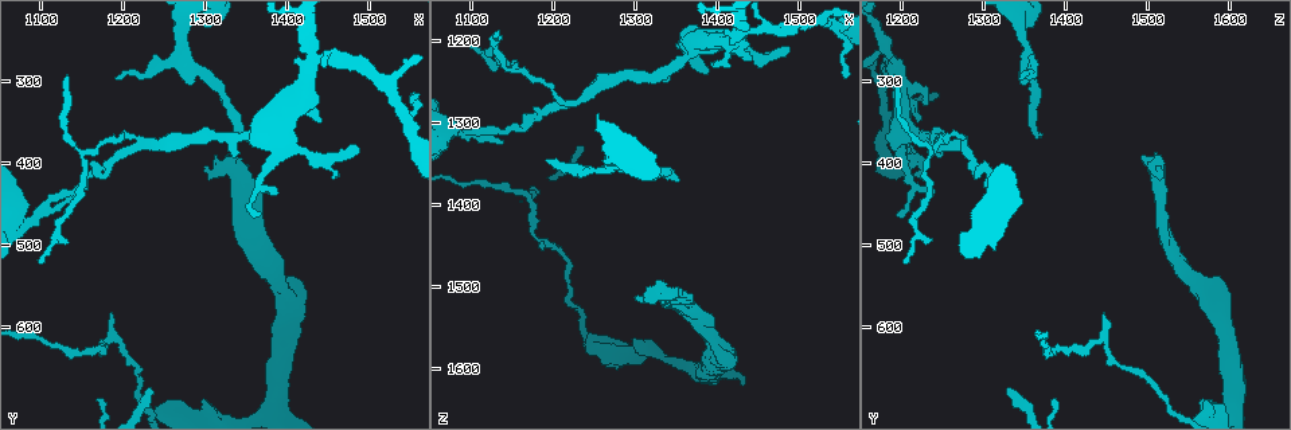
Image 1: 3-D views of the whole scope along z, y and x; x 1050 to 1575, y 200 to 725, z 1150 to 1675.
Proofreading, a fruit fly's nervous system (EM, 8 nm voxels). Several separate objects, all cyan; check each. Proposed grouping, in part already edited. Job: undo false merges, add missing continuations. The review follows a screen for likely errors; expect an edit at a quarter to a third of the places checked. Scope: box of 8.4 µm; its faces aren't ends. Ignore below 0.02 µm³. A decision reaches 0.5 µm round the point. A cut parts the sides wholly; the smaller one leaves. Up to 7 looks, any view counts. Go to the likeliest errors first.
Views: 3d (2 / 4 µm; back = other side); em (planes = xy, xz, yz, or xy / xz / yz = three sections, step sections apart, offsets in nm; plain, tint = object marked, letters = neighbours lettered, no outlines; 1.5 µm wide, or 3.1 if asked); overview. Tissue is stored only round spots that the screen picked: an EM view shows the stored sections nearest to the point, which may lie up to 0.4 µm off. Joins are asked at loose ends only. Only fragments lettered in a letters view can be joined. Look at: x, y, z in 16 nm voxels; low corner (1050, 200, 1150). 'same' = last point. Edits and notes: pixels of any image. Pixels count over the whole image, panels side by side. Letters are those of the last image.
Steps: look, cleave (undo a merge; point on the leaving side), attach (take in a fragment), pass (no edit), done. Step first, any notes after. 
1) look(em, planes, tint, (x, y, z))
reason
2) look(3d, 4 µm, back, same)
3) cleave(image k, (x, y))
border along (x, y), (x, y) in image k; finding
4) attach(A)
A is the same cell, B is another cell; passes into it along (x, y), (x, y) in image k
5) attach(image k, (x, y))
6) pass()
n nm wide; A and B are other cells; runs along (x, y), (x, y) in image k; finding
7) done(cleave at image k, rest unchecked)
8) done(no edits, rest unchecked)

look(3d, 2 µm, (1210, 380, 1275))
a fork

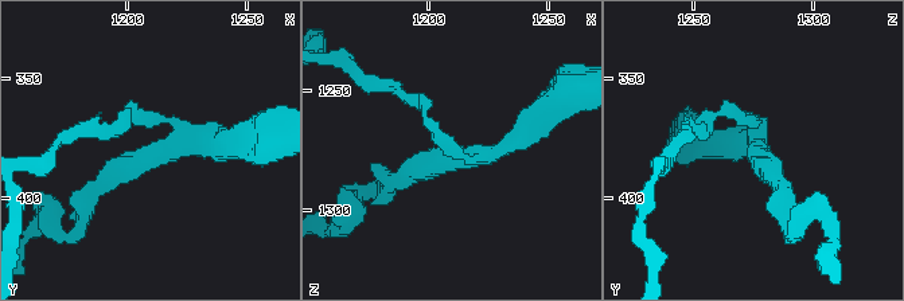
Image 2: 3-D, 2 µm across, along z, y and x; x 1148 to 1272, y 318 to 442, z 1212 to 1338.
look(em, planes, letters, (1210, 382, 1277))
3 arms

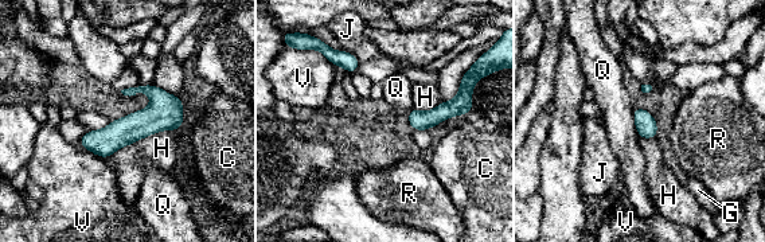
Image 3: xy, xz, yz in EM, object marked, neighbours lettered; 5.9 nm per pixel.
pass()
H touches over 440 nm; C, G, H, J, Q, R and V are other cells; runs along (176, 100), (106, 141), (84, 141) in image 3; continuous, no second cell

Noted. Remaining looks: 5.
look(3d, 4 µm, (1350, 370, 1370))
tapers out

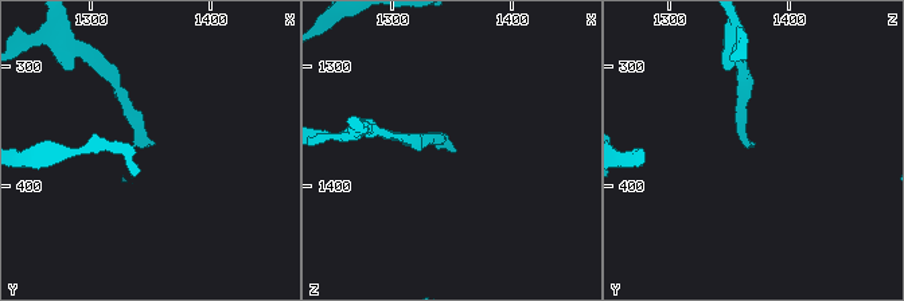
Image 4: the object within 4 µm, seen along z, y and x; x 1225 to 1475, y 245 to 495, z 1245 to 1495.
look(em, planes, letters, (1350, 368, 1372))
shape alone is not enough

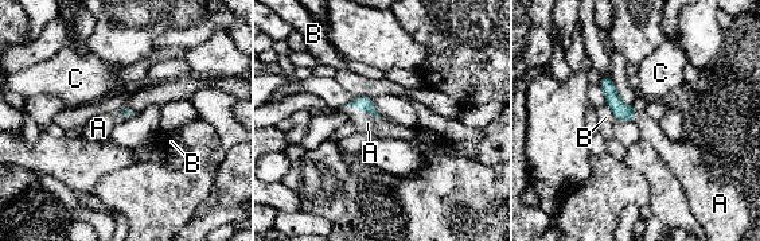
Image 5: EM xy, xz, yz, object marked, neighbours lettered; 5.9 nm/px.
attach(A)
A touches over 240 nm; A is the same cell, B and C are other cells; passes into it along (365, 102), (362, 109), (367, 123) in image 5; it goes on there

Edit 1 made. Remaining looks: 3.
look(overview)

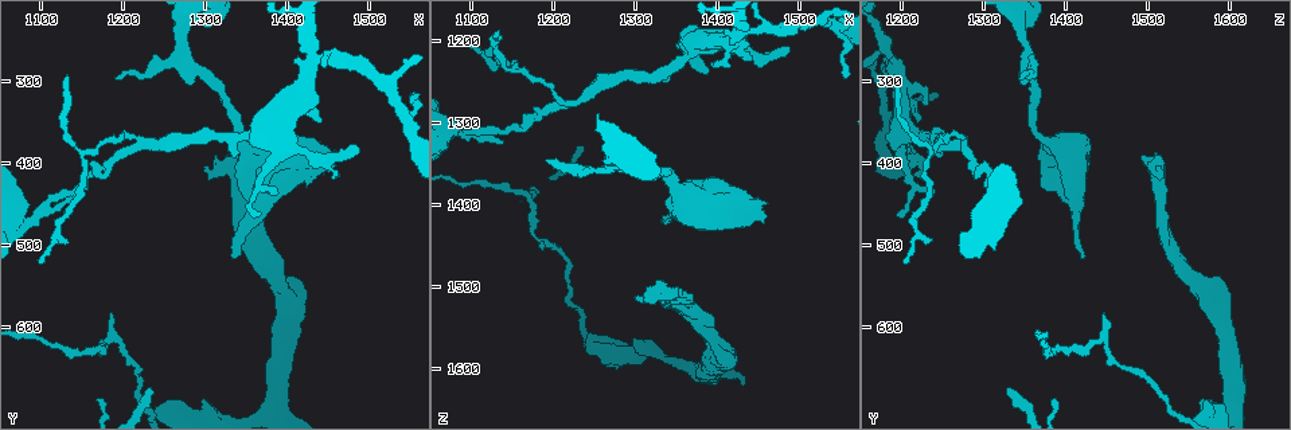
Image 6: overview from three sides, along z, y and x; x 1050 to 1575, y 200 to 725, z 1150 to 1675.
look(em, planes, letters, (1420, 380, 1205))
thick turns thin

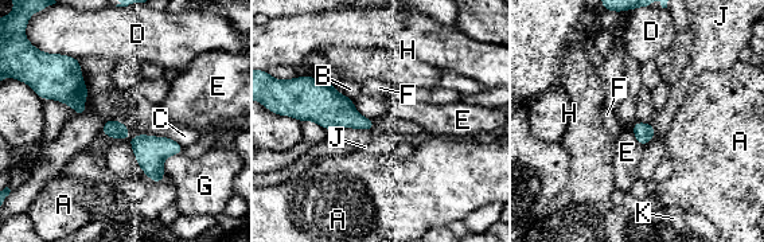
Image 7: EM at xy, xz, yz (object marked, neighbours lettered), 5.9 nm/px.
pass()
A, B, C, D, E, F, G, H, J and K are other cells; border along (631, 129), (635, 140), (642, 147) in image 7; all the same cell

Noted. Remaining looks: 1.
done(attach at image 5, rest unchecked)

